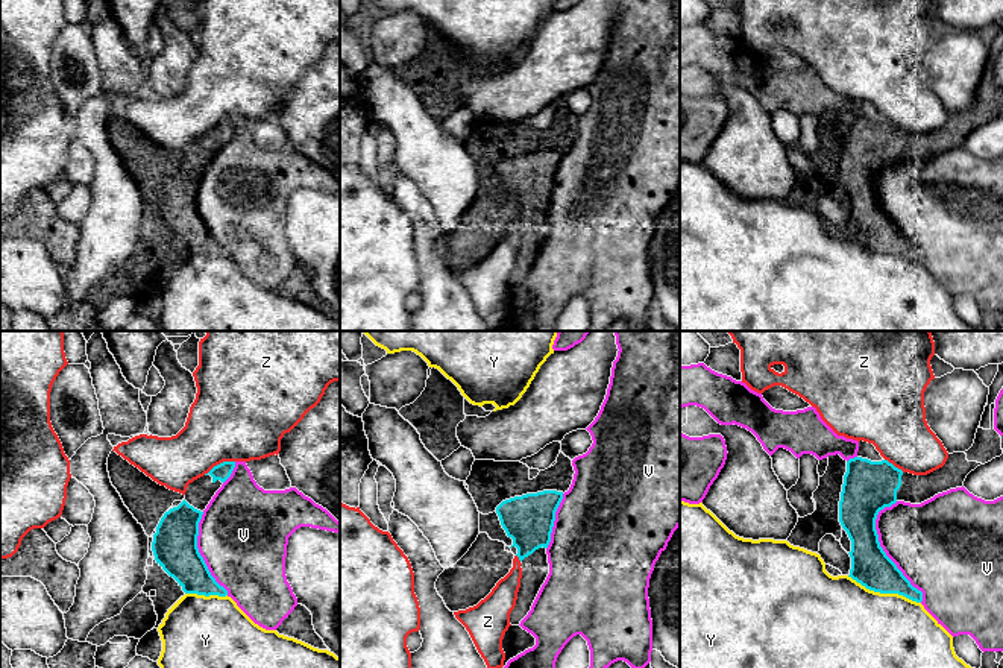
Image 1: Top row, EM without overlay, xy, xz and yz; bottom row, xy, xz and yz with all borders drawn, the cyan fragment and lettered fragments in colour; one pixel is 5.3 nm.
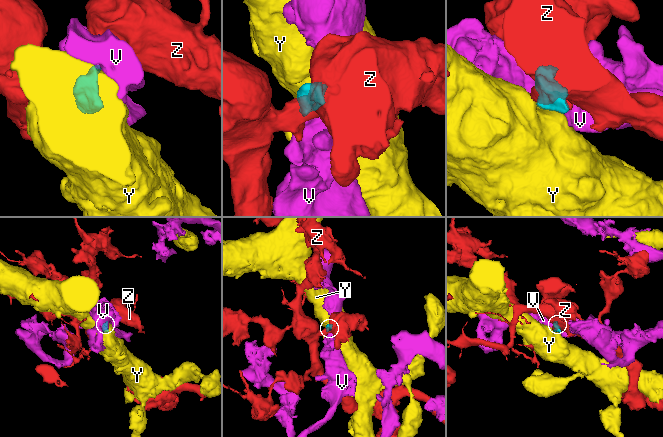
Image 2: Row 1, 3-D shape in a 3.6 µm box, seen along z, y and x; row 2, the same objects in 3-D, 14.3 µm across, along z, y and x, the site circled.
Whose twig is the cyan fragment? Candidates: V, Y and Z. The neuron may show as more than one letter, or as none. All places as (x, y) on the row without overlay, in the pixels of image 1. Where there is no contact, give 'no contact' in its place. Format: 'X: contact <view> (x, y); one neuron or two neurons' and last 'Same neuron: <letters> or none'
V: contact yz (882, 210); two neurons
Y: contact yz (883, 252); two neurons
Z: contact xy (220, 123); two neurons
Same neuron: none

